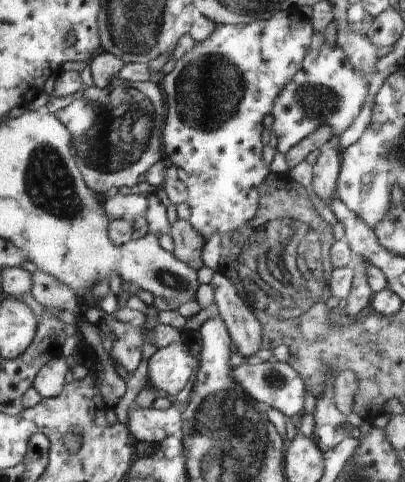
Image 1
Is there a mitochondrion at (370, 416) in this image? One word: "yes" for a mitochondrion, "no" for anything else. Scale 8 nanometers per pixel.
no

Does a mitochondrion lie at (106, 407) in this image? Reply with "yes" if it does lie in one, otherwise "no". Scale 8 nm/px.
no

